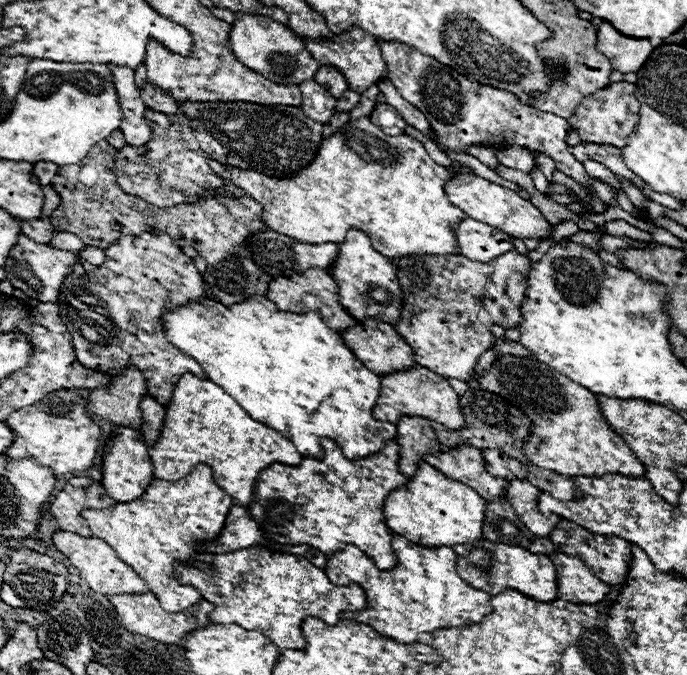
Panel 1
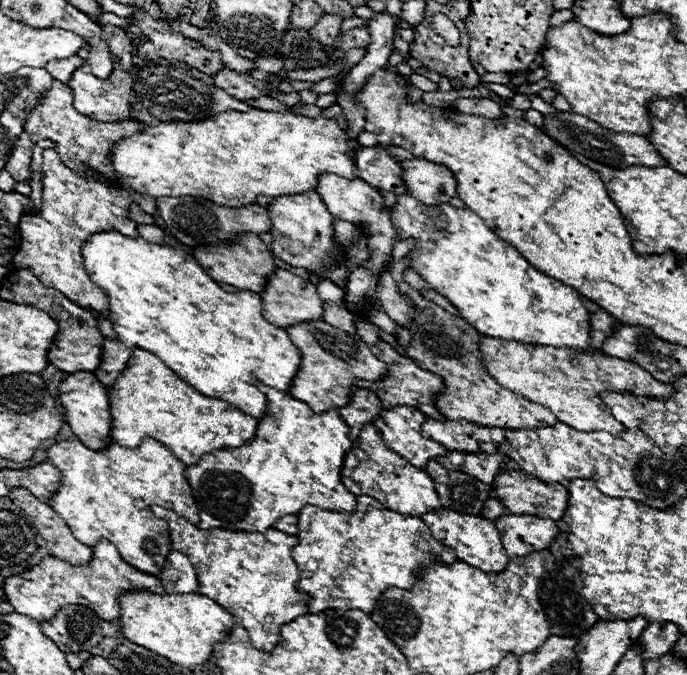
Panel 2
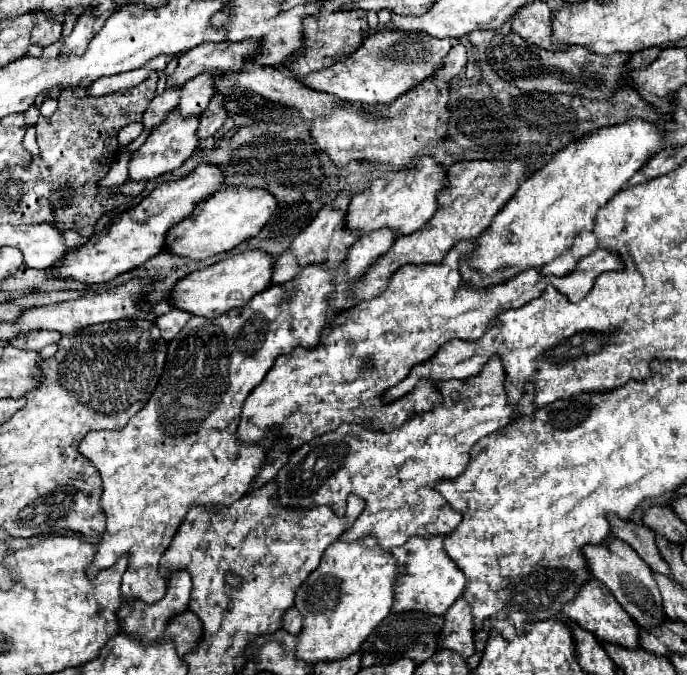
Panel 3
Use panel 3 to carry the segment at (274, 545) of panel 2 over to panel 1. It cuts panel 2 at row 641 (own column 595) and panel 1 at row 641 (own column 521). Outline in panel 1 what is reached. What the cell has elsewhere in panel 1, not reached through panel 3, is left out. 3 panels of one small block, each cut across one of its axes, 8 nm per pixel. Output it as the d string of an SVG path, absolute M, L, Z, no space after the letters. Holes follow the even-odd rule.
M246 548L232 554L200 554L198 558L210 562L212 568L198 570L176 564L174 576L180 584L196 586L202 598L218 608L210 612L212 624L236 624L244 630L260 630L282 650L306 648L300 628L306 616L336 624L340 612L356 612L366 606L366 594L360 586L334 586L324 570L312 566L302 556L270 552L266 548Z

